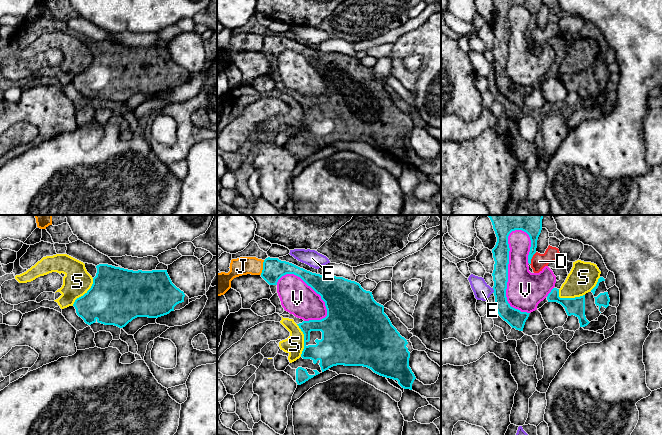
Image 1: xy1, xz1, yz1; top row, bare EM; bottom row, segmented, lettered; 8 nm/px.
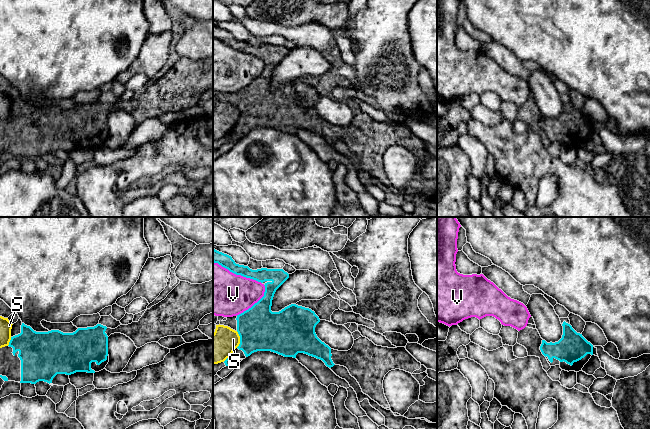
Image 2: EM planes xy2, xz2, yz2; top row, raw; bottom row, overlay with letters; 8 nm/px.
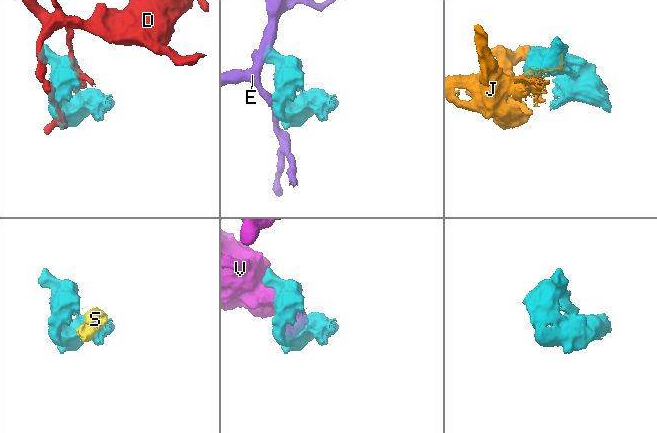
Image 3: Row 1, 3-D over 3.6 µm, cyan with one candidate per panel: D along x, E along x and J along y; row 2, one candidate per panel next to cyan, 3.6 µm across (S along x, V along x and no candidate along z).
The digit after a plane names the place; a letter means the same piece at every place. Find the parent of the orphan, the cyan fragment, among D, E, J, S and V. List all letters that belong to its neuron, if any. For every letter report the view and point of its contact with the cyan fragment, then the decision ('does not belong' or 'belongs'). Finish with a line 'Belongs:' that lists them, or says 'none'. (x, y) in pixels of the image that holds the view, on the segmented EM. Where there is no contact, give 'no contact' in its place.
D: yz1 (531, 258) | does not belong
E: yz1 (493, 289) | does not belong
J: xz1 (263, 267) | does not belong
S: yz1 (568, 298) | does not belong
V: yz1 (507, 276) | does not belong
Belongs: none

